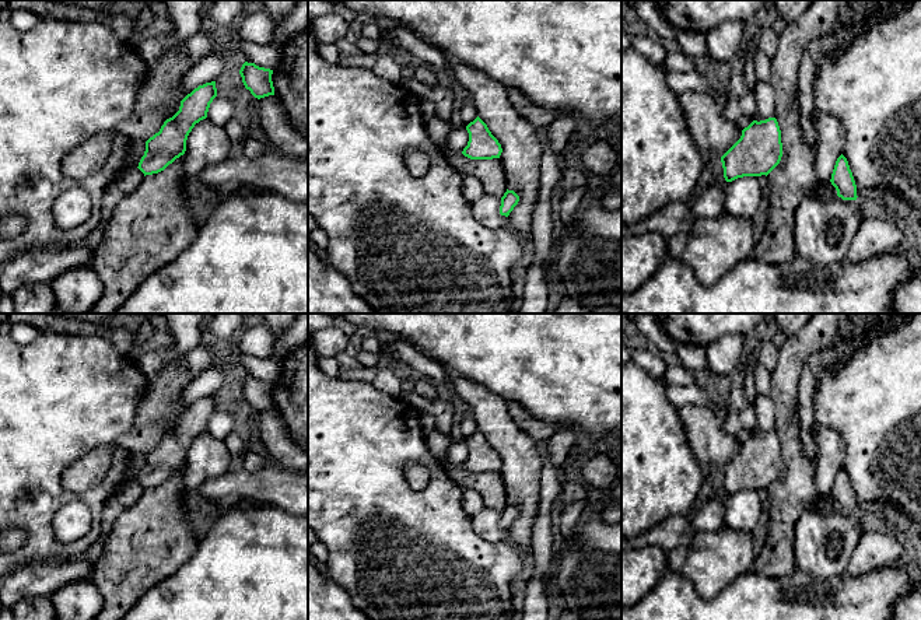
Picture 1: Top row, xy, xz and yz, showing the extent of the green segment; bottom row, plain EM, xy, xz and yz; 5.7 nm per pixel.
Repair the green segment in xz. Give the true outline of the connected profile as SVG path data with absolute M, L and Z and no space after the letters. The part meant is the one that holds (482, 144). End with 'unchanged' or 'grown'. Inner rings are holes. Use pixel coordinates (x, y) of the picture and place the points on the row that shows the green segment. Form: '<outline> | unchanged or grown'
M479 116L466 126L466 130L469 133L469 141L462 151L465 157L470 160L500 158L502 153L501 144Z | unchanged

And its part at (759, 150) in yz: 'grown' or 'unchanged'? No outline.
unchanged

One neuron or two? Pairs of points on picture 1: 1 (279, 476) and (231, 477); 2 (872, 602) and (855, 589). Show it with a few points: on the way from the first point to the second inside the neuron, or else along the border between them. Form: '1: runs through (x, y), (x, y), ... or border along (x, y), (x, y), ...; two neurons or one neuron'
1: runs through (268, 480), (242, 480); one neuron
2: runs through (868, 602), (860, 594); one neuron

